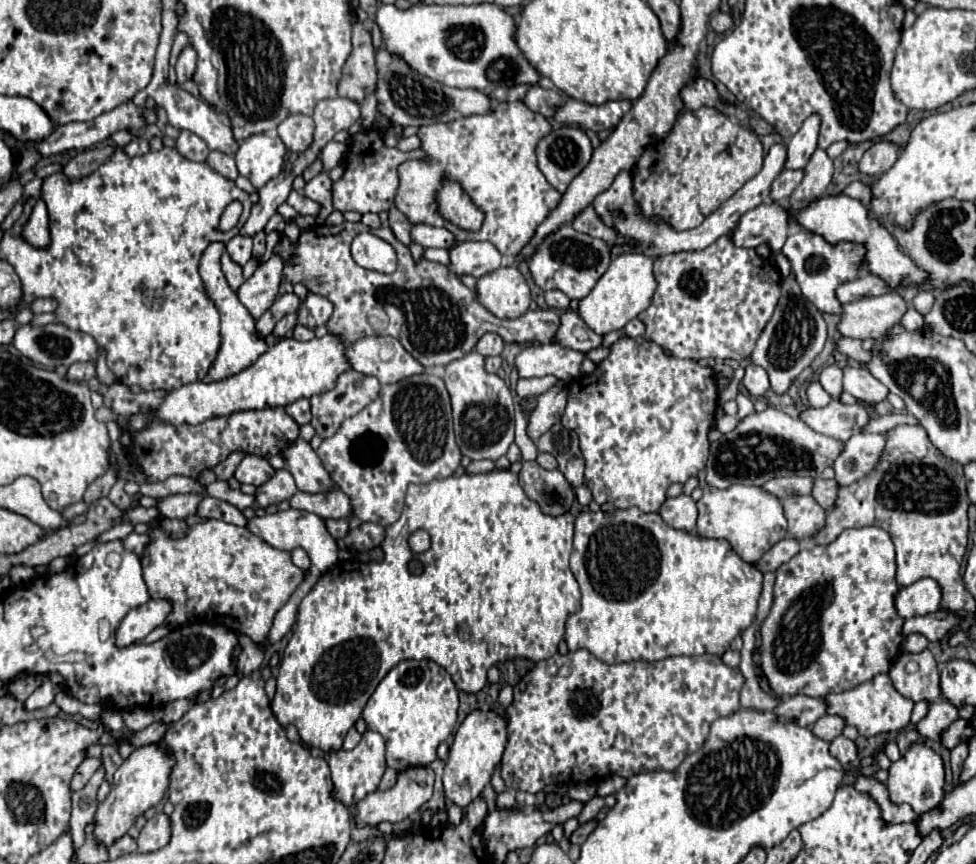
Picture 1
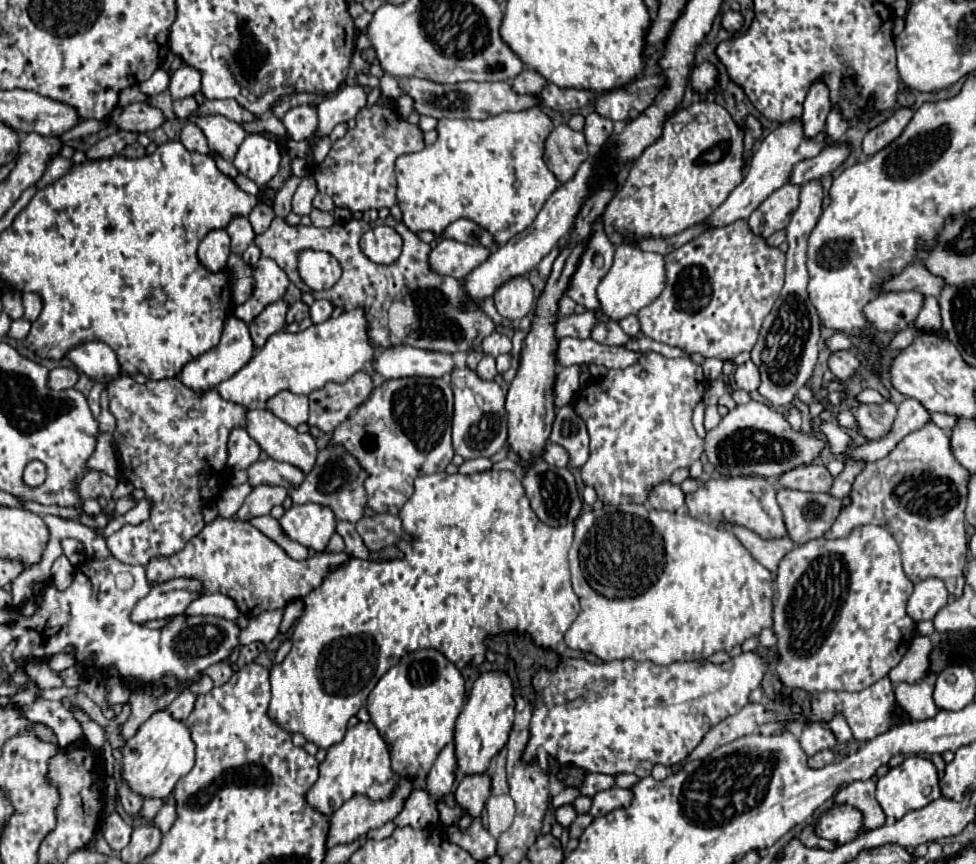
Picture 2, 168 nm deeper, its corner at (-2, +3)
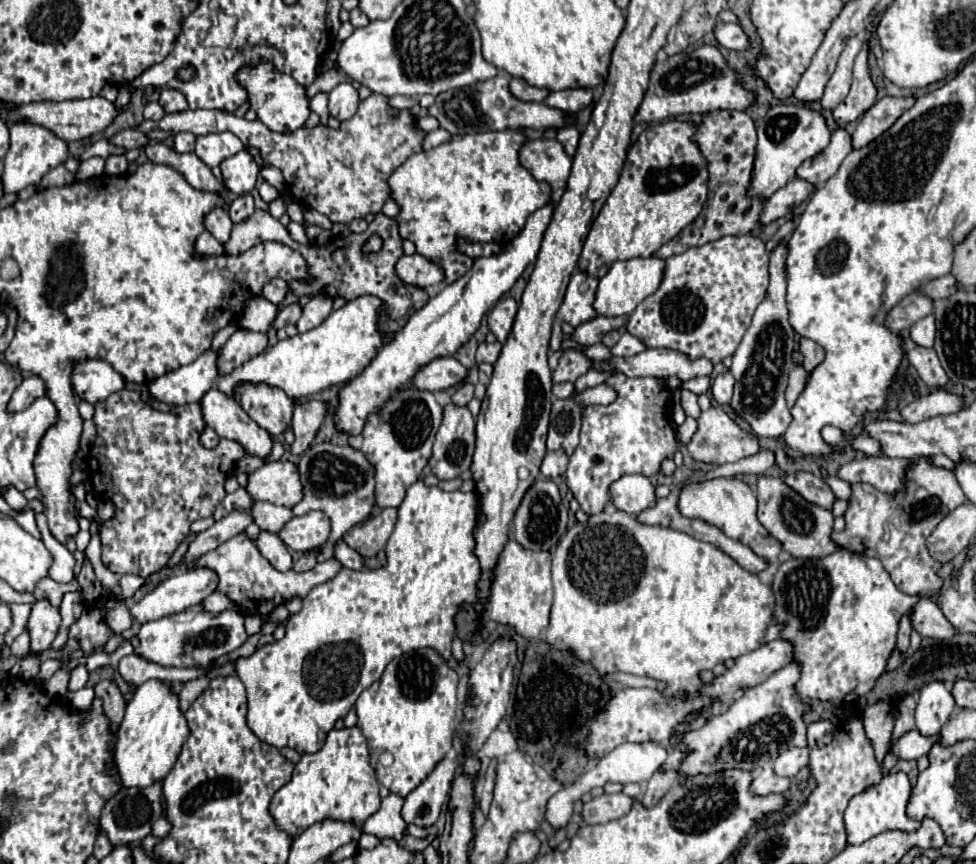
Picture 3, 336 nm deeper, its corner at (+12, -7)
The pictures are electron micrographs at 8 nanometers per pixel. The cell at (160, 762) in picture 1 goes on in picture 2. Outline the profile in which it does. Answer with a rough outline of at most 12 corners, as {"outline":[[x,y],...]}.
{"outline":[[154,713],[126,741],[122,781],[168,799],[194,767],[184,721]]}

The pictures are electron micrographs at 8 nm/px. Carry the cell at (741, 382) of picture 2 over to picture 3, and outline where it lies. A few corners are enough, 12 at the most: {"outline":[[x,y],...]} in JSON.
{"outline":[[730,371],[716,375],[710,385],[712,397],[724,405],[734,393]]}

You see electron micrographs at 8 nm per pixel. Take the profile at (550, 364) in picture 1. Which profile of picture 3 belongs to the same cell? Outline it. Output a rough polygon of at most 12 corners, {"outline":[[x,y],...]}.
{"outline":[[646,349],[634,357],[594,363],[628,377],[682,381],[710,375],[710,359]]}

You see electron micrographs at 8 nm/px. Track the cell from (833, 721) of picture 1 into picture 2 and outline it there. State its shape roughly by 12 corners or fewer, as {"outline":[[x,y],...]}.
{"outline":[[822,723],[800,733],[802,749],[812,757],[836,745],[836,735]]}

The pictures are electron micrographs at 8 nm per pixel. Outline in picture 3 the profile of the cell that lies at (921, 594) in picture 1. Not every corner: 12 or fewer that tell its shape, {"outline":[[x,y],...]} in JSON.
{"outline":[[924,597],[910,613],[922,637],[950,639],[956,629]]}

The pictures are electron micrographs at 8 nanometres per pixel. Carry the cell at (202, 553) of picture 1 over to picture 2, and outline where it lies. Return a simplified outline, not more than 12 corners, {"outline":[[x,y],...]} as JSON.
{"outline":[[216,517],[152,585],[190,577],[244,617],[284,609],[348,561],[294,561],[248,521]]}

